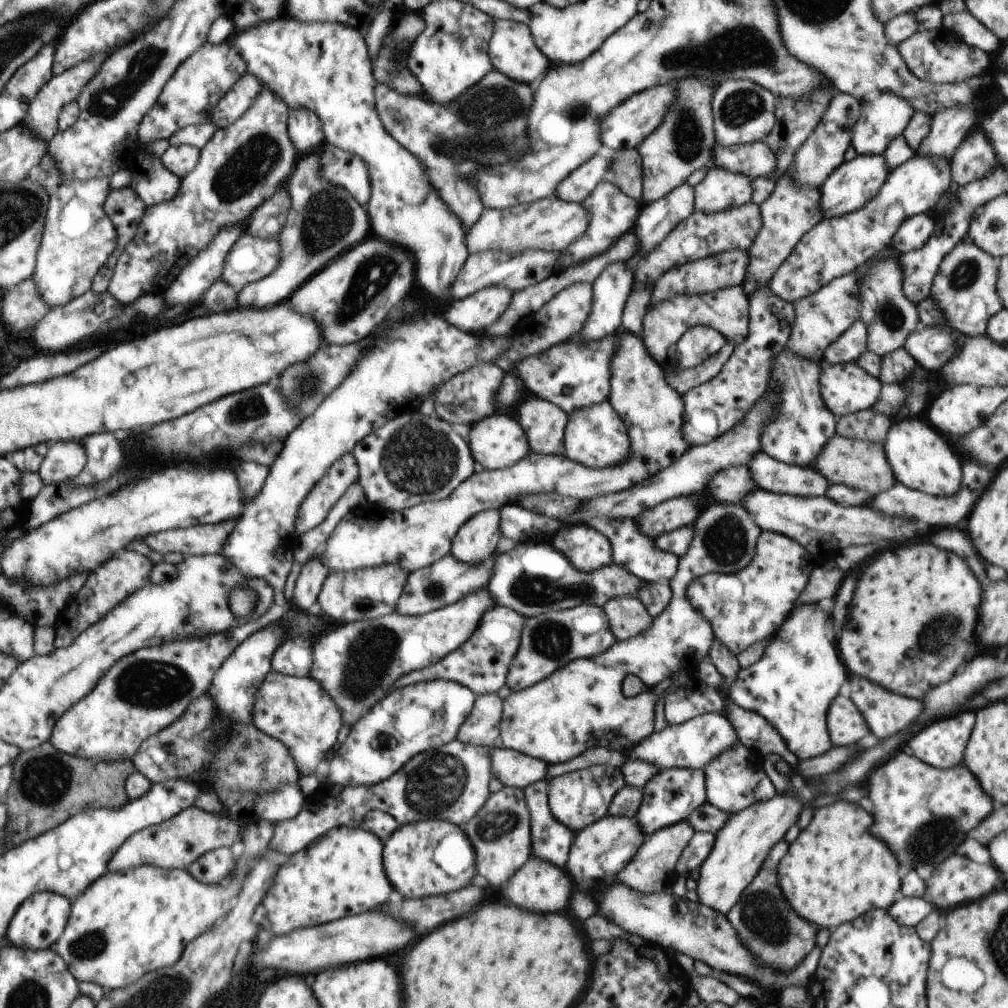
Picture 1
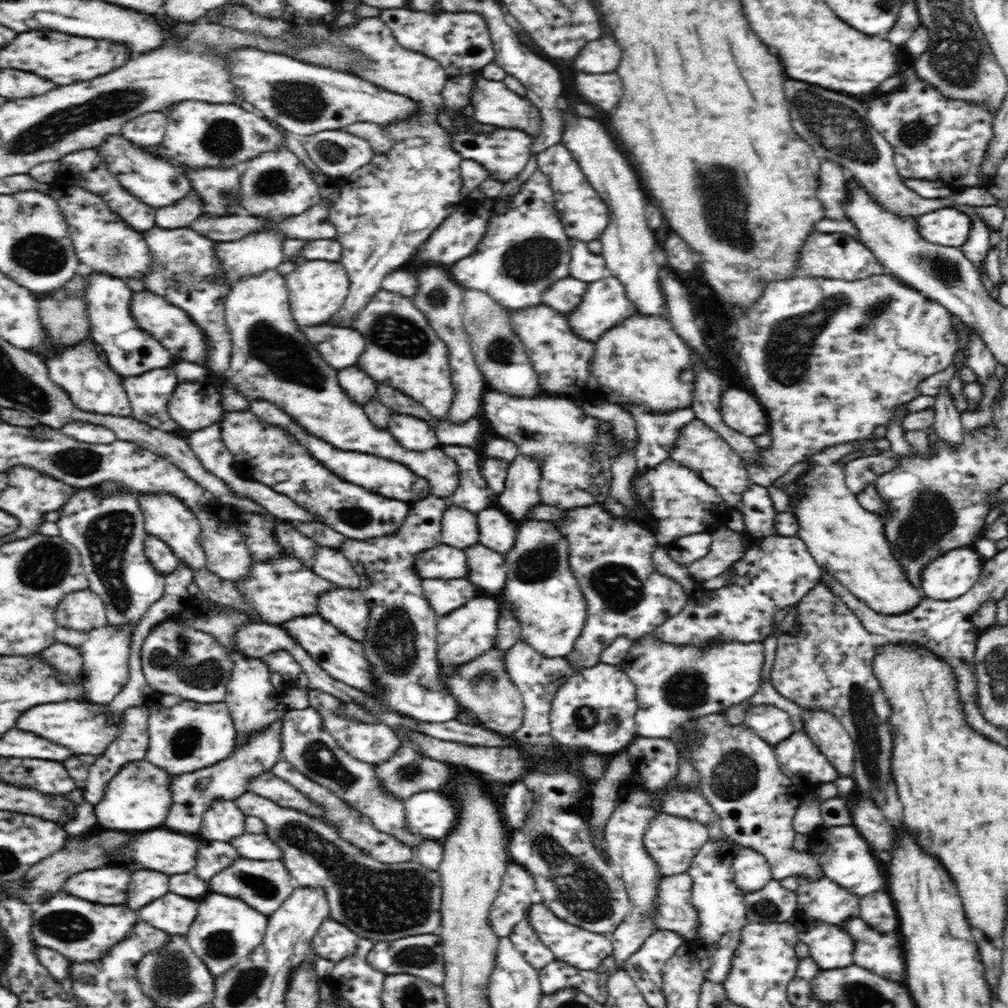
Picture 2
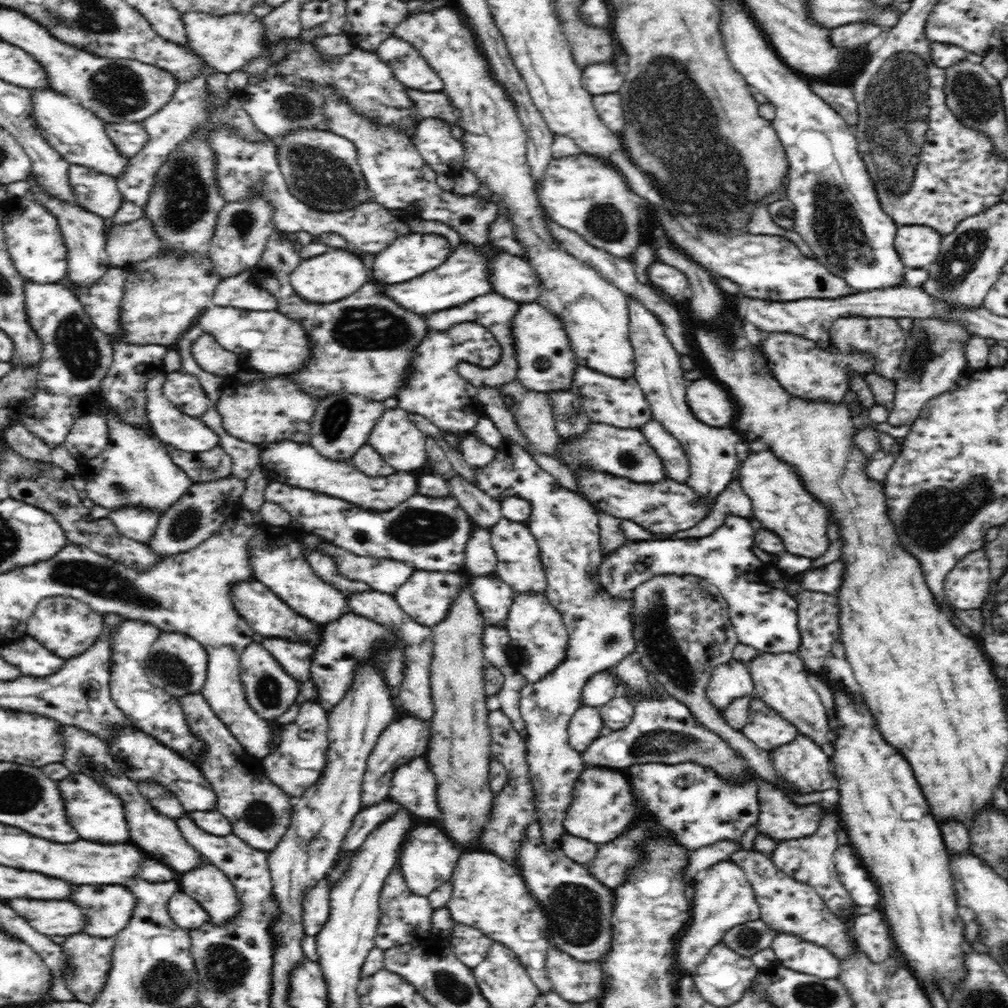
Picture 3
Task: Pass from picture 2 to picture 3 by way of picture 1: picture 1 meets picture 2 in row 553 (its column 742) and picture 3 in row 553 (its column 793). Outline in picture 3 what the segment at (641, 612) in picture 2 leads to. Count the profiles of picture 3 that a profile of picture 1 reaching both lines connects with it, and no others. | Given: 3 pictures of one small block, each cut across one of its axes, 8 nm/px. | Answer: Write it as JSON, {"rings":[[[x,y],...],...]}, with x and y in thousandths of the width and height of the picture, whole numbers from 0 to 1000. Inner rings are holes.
{"rings":[[[500,435],[491,444],[490,454],[486,460],[471,463],[470,471],[474,474],[474,485],[496,498],[504,492],[516,492],[526,497],[528,503],[524,524],[533,536],[540,567],[543,575],[541,590],[552,605],[558,610],[564,630],[563,650],[560,655],[539,674],[531,678],[522,678],[517,685],[515,703],[520,713],[522,731],[522,748],[524,769],[527,770],[531,790],[531,812],[536,814],[540,834],[543,839],[557,840],[557,831],[562,827],[559,813],[565,800],[568,782],[574,768],[582,761],[576,746],[564,738],[563,720],[567,709],[576,700],[577,685],[580,679],[591,668],[611,661],[621,651],[629,647],[631,641],[629,606],[626,592],[607,592],[591,576],[591,567],[601,556],[603,548],[595,541],[594,512],[589,502],[579,493],[556,482],[554,477],[539,464],[515,441]]]}

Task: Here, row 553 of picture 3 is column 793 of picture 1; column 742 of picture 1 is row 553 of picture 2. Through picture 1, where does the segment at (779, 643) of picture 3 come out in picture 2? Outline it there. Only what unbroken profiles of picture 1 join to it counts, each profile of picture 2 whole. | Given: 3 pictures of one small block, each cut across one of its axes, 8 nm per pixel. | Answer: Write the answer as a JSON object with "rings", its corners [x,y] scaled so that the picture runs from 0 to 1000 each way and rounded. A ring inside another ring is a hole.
{"rings":[[[690,529],[663,539],[664,553],[675,562],[682,562],[698,554],[704,548],[706,533],[700,529]]]}

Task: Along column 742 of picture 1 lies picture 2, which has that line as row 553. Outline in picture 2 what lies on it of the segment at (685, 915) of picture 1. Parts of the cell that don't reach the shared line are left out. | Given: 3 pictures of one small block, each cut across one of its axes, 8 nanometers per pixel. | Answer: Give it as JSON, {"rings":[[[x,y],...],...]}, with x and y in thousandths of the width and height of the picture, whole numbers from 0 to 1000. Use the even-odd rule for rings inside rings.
{"rings":[[[966,544],[940,546],[913,567],[914,586],[923,594],[946,595],[970,577],[975,557]]]}

